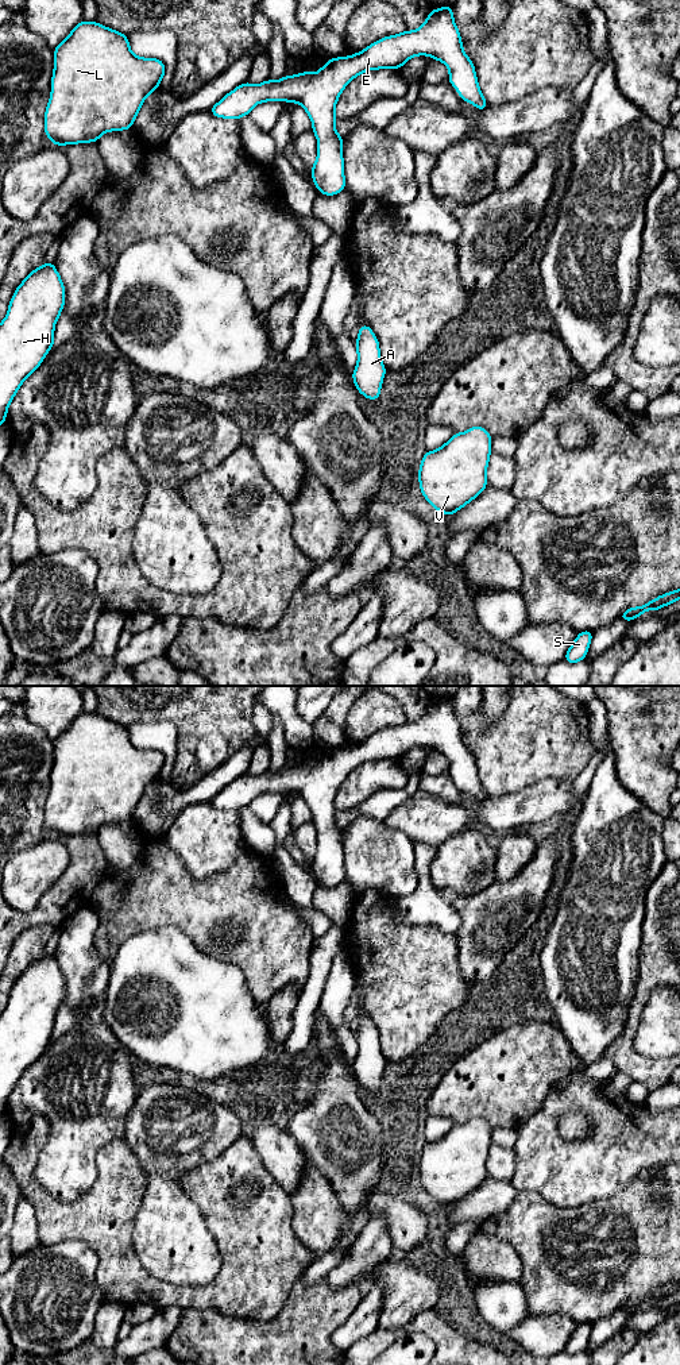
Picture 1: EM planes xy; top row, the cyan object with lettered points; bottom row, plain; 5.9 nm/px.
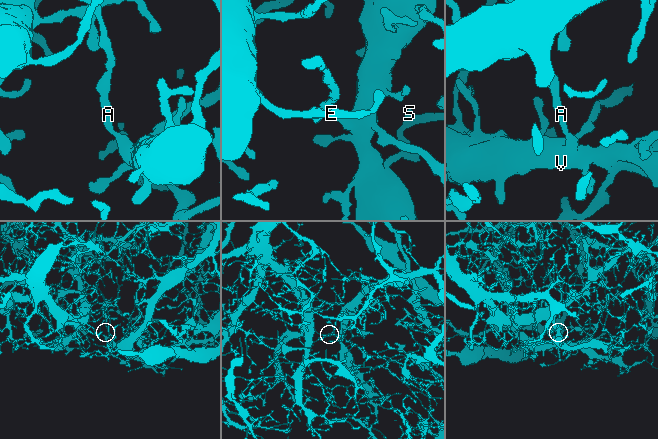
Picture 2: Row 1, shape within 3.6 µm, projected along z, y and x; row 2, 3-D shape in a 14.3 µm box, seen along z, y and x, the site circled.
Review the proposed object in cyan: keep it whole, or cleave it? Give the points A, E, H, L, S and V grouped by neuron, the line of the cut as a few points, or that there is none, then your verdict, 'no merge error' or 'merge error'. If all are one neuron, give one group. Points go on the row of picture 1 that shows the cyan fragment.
groups A E H L S V; cut none; no merge error

